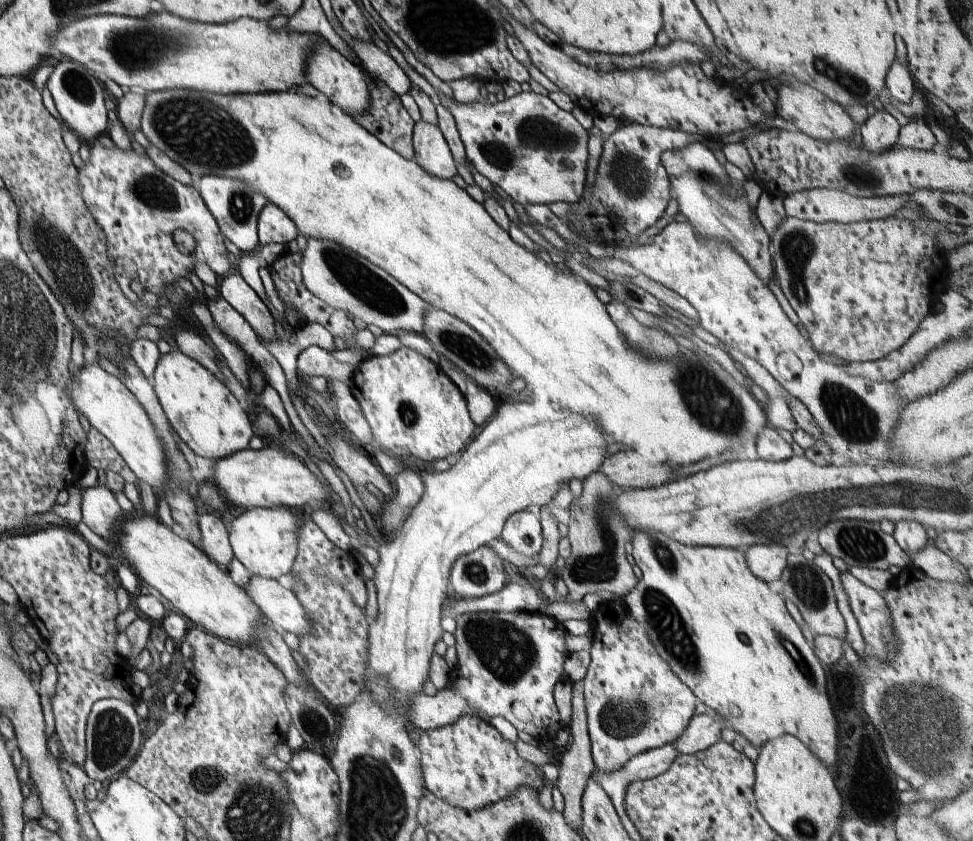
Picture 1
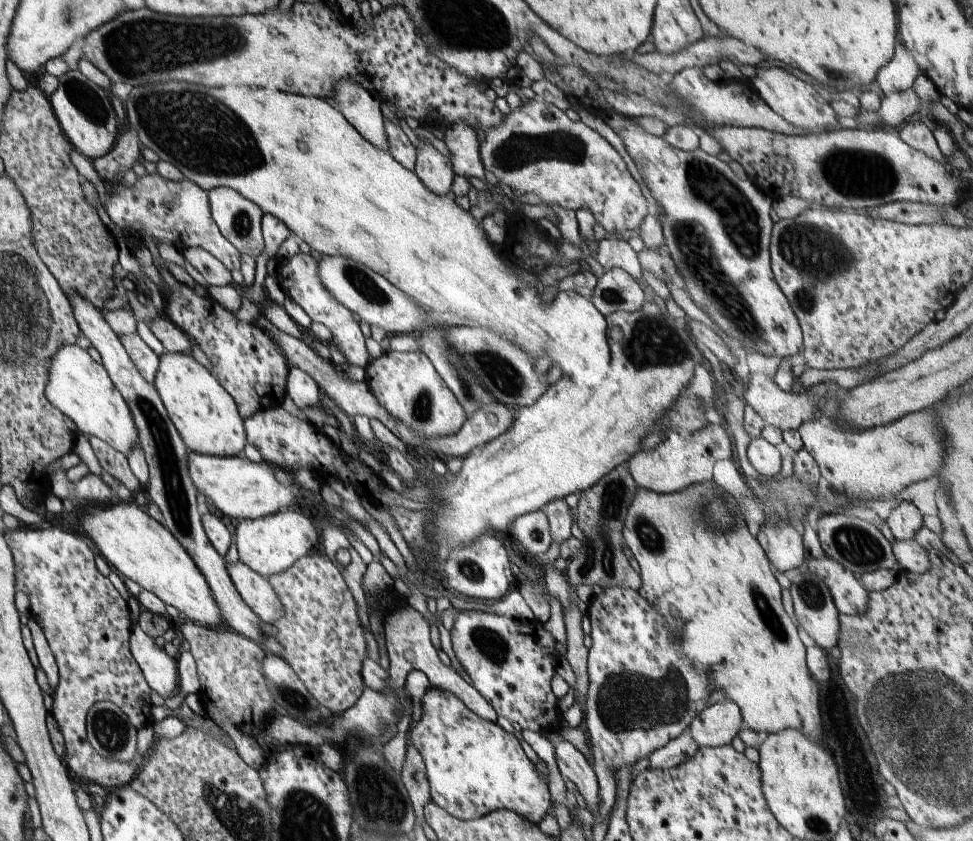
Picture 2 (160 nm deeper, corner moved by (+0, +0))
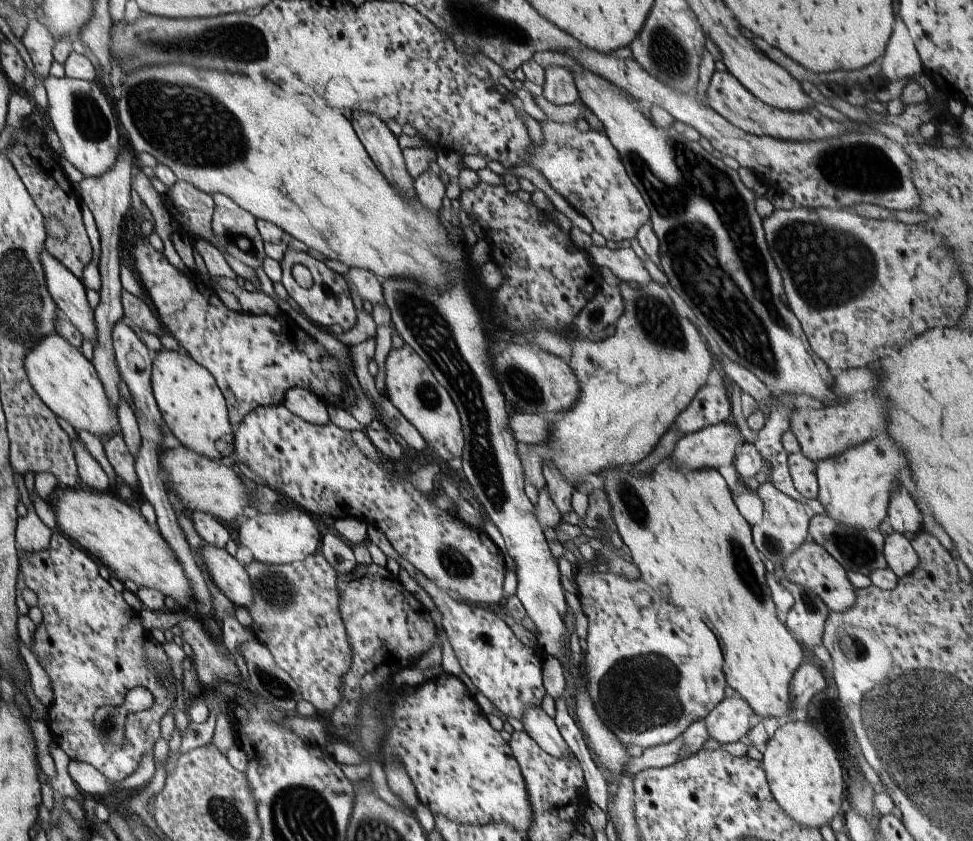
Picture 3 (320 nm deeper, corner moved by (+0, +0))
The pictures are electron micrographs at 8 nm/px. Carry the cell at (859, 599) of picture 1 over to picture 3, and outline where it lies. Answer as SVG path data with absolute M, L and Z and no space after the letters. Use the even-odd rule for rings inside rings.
M804 541L797 546L786 558L783 558L783 570L786 573L785 581L796 583L805 589L816 593L817 597L830 611L845 611L855 604L856 588L852 586L847 577L847 570L818 543Z

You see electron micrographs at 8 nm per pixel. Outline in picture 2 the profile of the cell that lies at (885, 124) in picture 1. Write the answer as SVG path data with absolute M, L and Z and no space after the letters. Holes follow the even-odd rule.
M913 87L902 92L887 95L881 100L878 110L882 128L897 130L905 119L911 120L912 116L921 110L921 100Z

